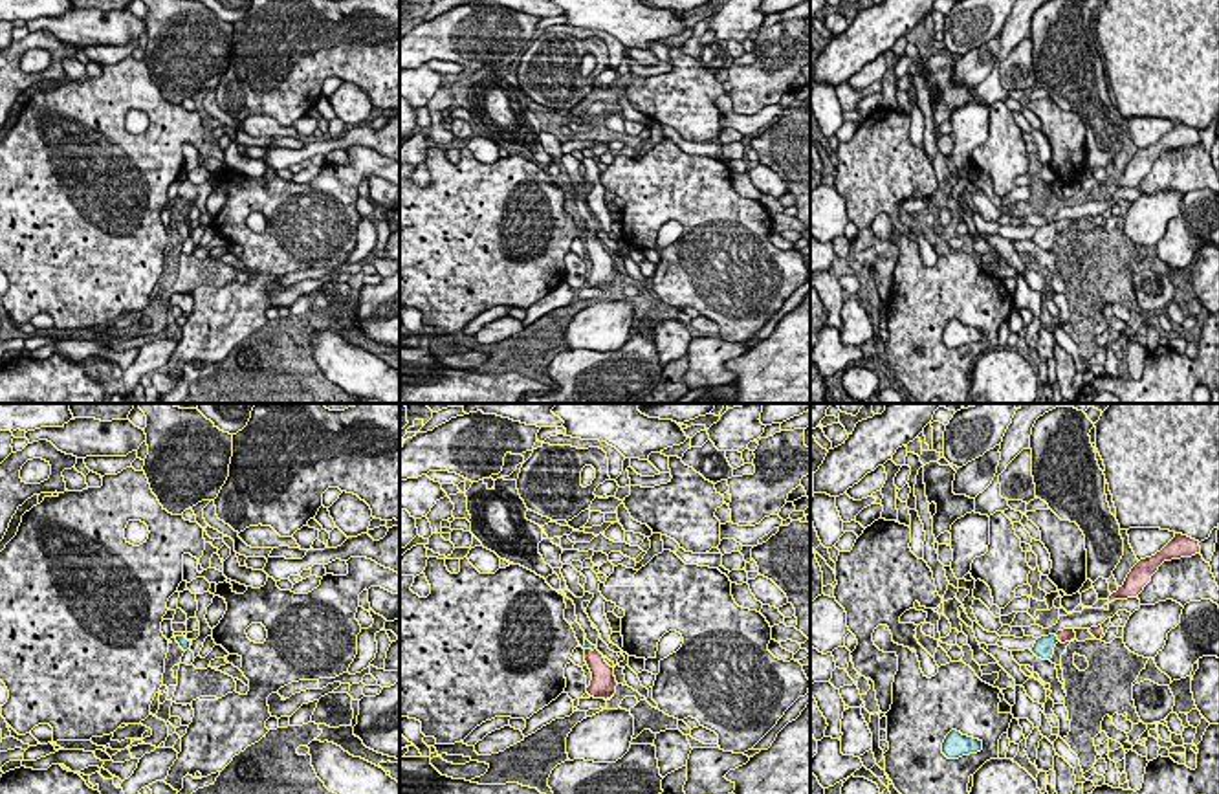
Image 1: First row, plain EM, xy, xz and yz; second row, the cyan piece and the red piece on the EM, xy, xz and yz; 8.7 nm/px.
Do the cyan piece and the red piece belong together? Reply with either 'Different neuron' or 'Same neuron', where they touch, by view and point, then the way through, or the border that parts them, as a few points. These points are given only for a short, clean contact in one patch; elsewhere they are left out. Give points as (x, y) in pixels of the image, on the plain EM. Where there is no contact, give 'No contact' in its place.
Same neuron. Touches cyan at yz (1056, 228). Path across: yz (1043, 237), (1056, 228), (1065, 224)

